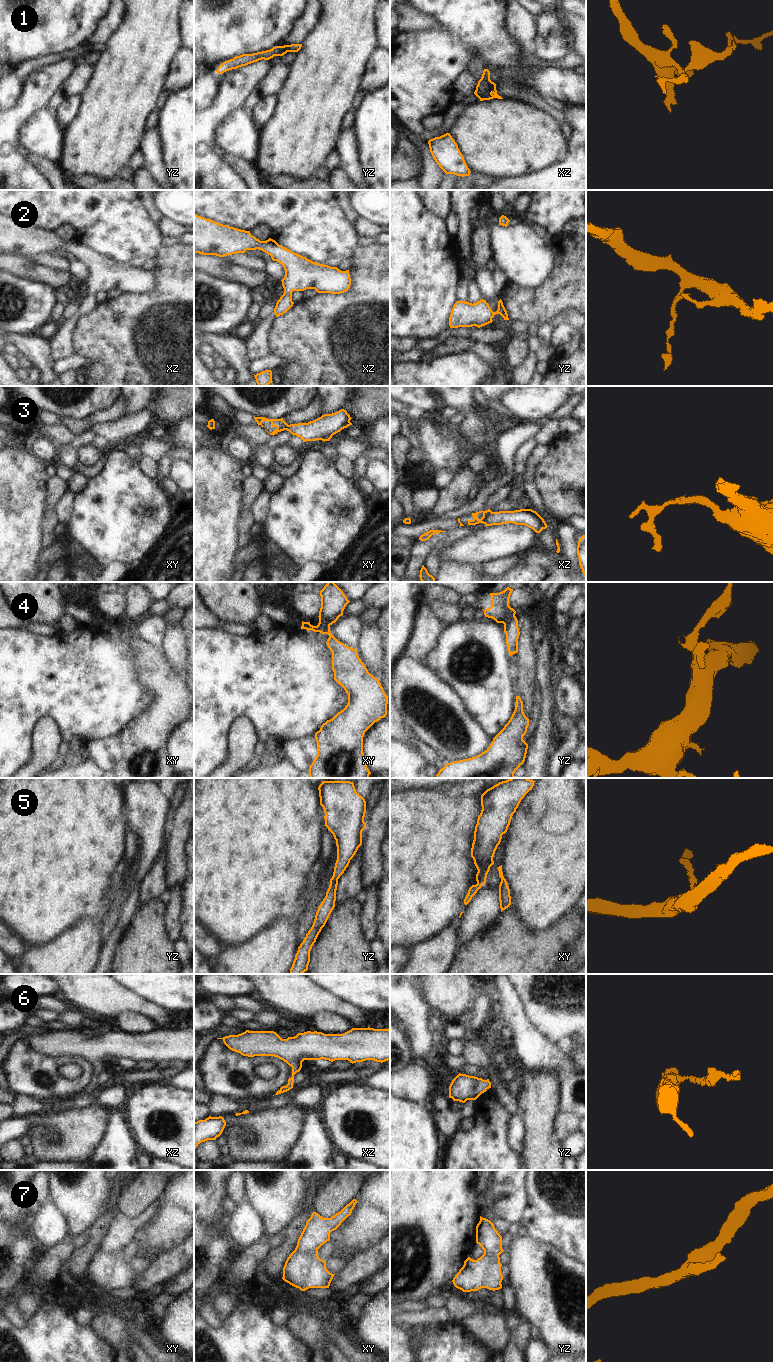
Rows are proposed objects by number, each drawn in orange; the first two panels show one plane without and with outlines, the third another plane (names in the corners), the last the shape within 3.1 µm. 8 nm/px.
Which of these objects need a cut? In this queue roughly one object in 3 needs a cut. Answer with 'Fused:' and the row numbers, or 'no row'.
Fused: 3, 4

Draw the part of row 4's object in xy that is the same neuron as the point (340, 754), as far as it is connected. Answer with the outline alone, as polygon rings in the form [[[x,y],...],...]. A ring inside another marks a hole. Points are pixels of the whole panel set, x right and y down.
[[[303,622],[301,629],[328,634],[326,642],[332,652],[332,670],[334,680],[348,694],[348,703],[332,719],[322,724],[315,733],[317,756],[309,767],[310,778],[369,778],[371,772],[365,763],[363,737],[365,732],[381,718],[387,715],[388,698],[377,678],[370,674],[360,660],[357,650],[338,641],[331,633],[330,626],[318,623],[313,626]]]

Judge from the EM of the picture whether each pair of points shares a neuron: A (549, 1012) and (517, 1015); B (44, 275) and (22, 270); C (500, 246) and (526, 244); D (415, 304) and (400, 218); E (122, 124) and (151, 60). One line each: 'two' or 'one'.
A: two
B: one
C: one
D: one
E: one

